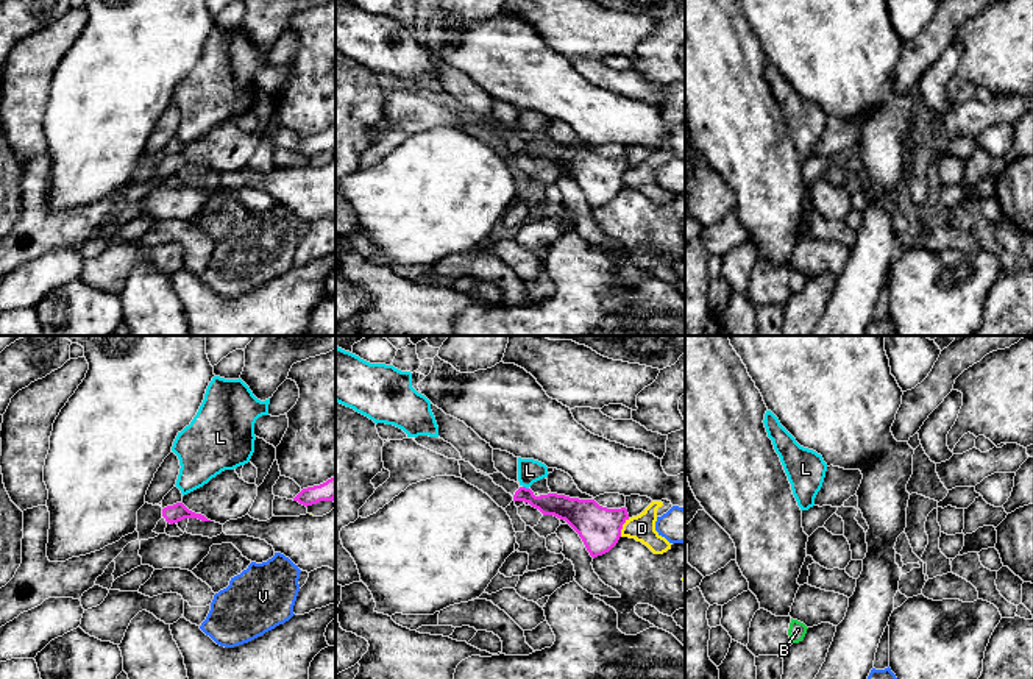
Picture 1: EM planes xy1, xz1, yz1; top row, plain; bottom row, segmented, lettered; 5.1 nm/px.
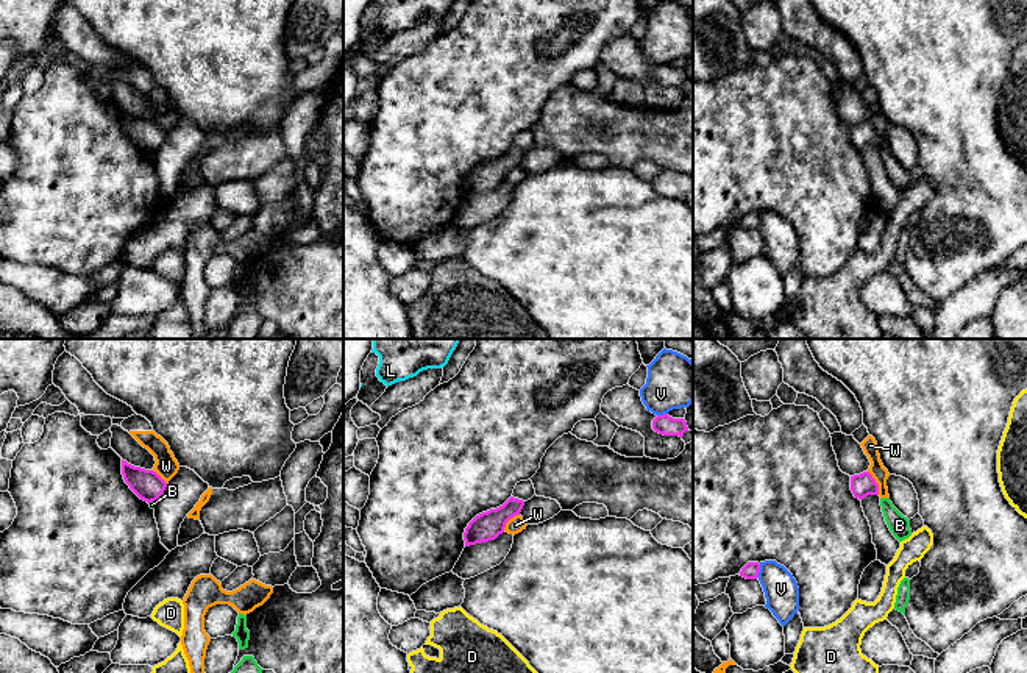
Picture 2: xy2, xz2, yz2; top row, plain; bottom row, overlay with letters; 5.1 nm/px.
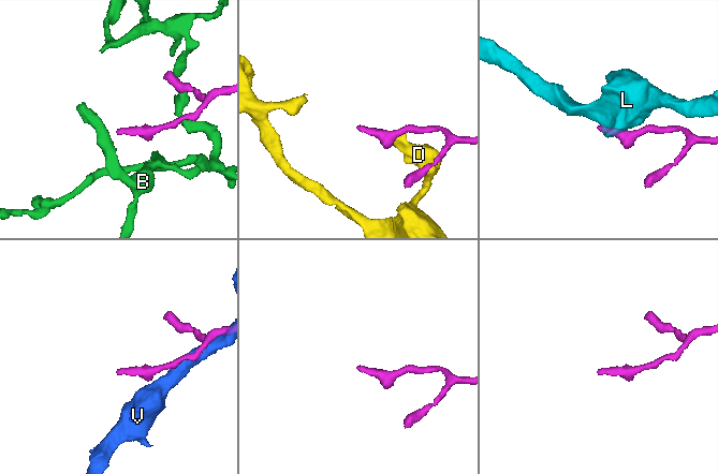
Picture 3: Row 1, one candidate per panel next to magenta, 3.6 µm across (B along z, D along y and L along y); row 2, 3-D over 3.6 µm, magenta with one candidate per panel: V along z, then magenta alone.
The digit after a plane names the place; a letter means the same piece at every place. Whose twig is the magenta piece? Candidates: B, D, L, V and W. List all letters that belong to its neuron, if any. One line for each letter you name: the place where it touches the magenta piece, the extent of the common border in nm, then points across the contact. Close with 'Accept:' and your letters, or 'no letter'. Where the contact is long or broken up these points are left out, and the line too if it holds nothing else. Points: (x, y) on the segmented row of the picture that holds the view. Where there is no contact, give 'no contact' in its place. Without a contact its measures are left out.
Accept: no letter

